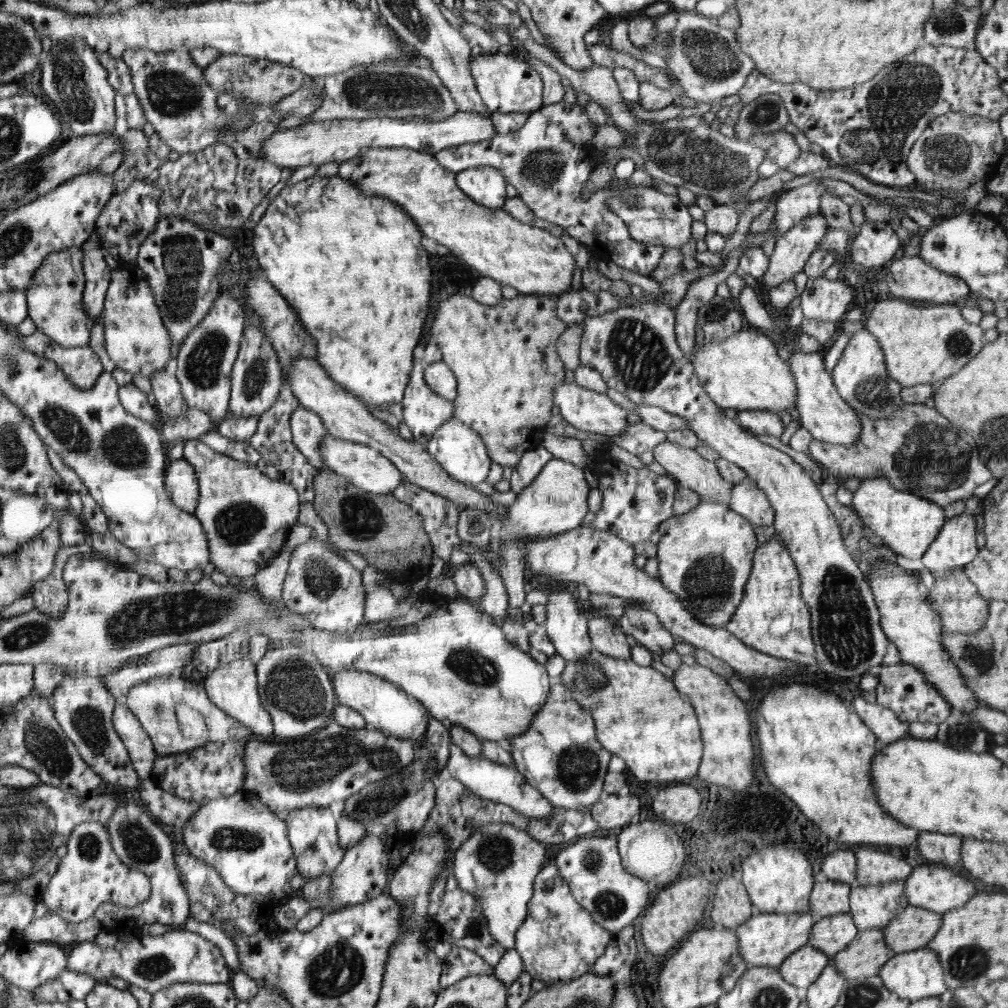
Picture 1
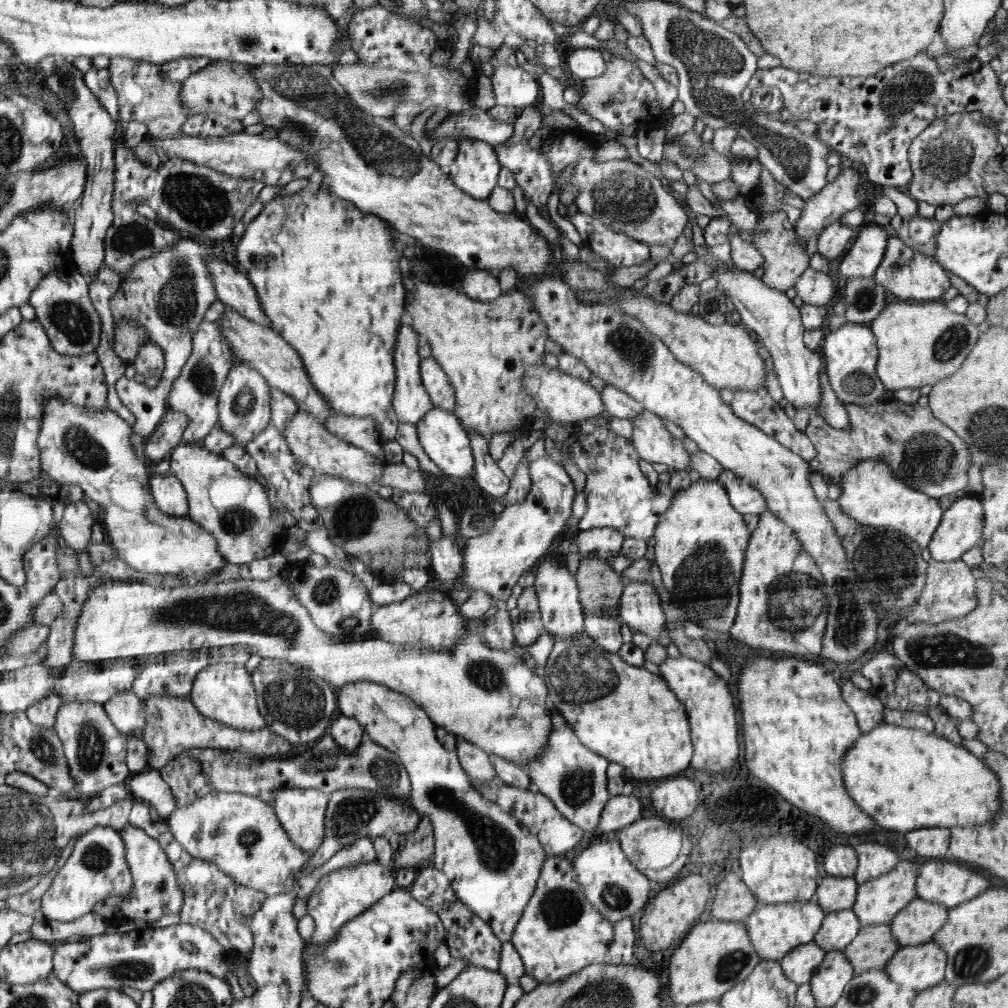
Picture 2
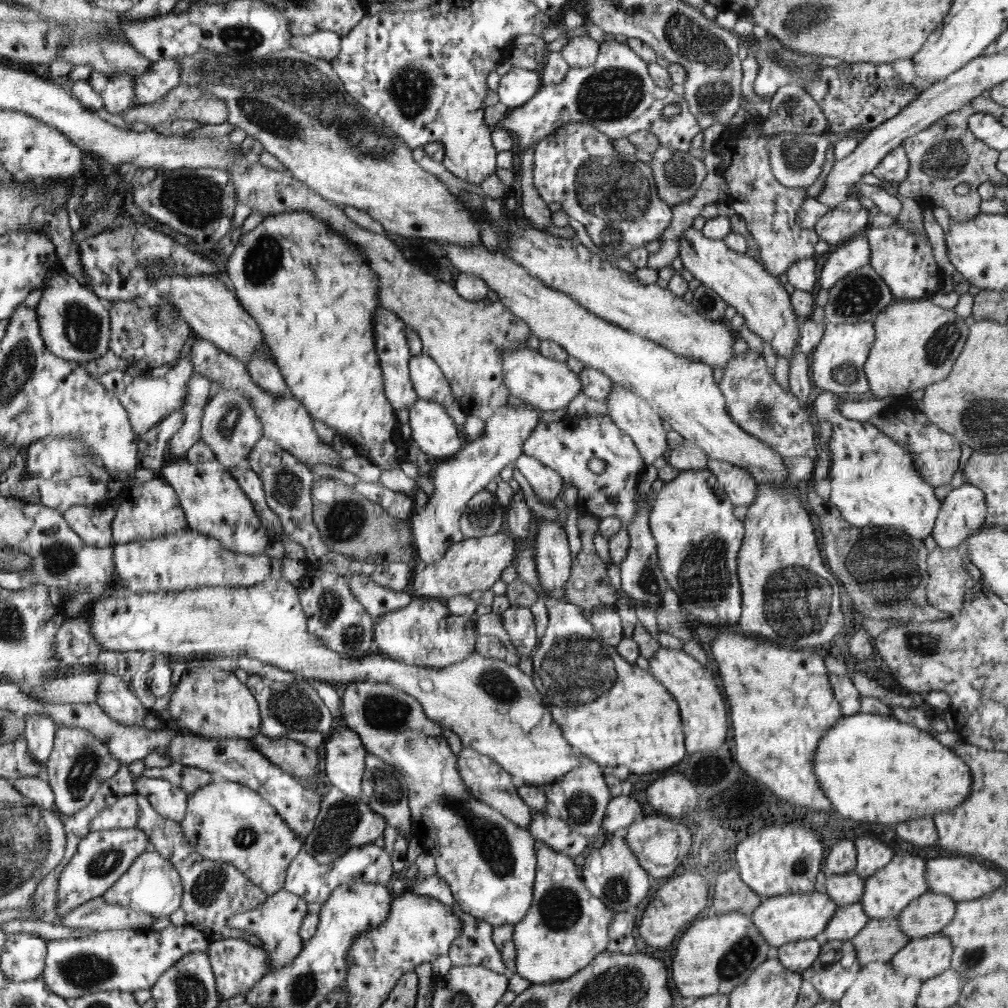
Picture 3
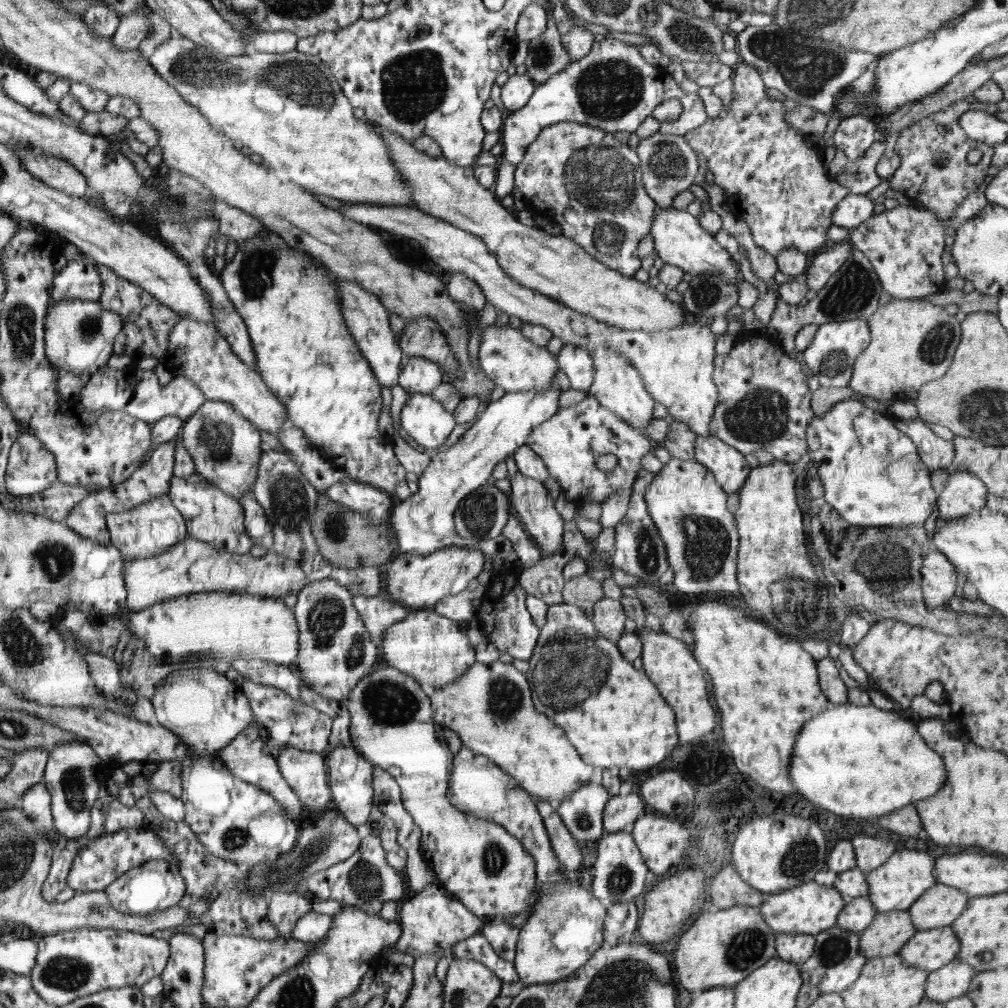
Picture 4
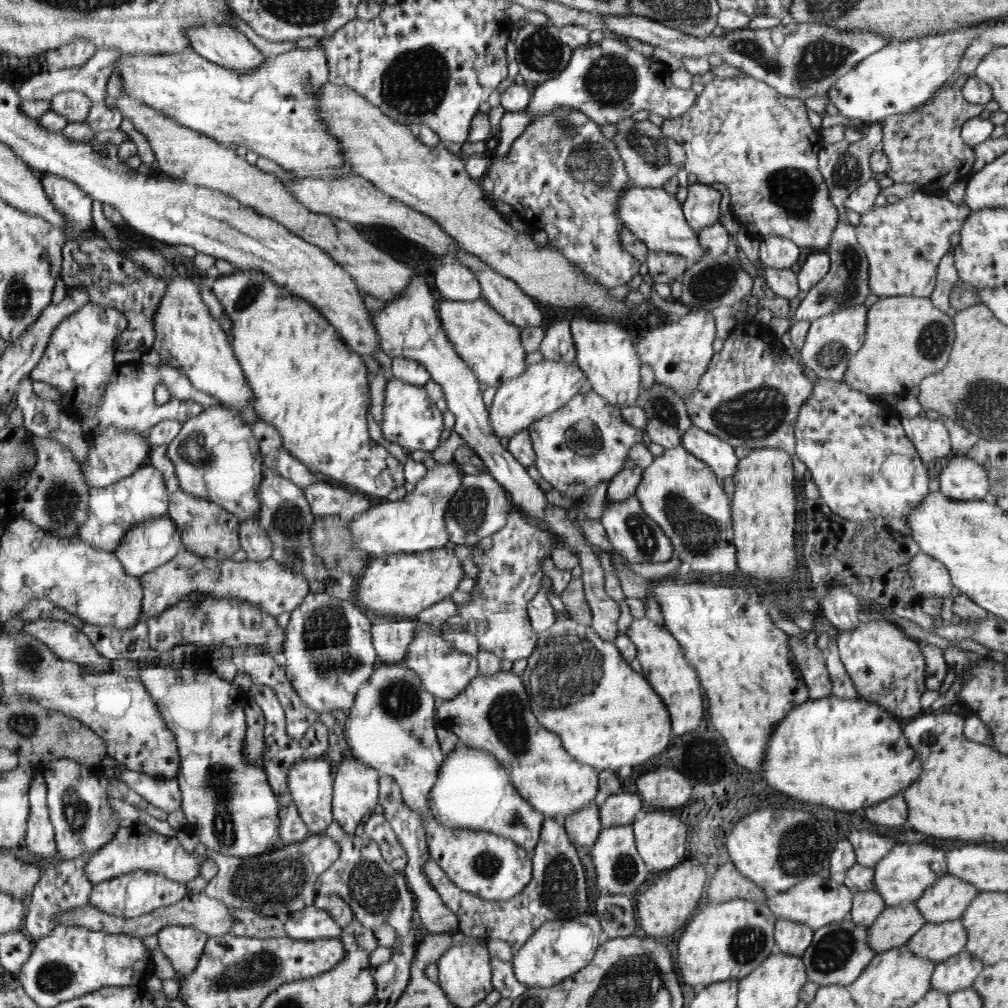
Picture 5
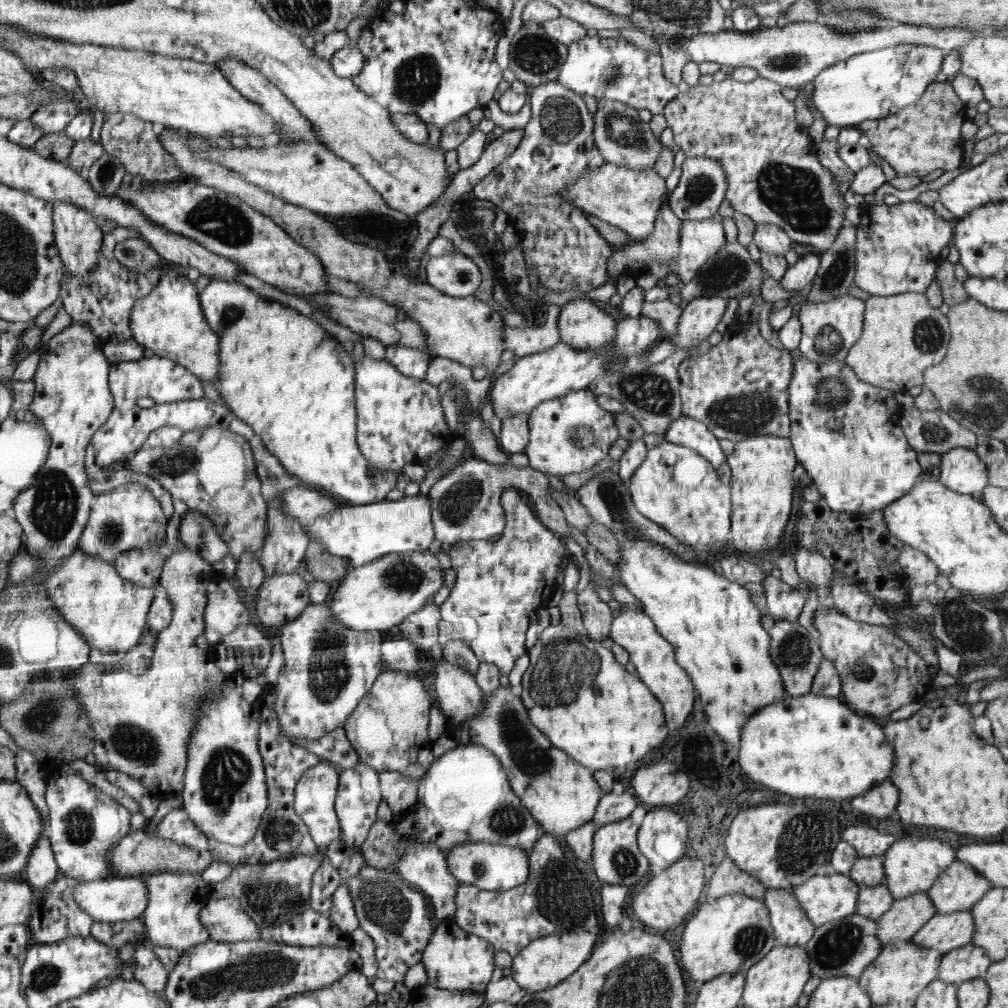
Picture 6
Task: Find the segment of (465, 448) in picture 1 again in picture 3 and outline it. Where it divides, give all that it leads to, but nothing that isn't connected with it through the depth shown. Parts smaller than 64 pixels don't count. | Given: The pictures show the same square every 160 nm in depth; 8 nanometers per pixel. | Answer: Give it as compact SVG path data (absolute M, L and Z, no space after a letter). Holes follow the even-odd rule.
M422 400L409 408L411 439L422 452L439 461L452 459L467 438L460 438L454 420L437 401Z

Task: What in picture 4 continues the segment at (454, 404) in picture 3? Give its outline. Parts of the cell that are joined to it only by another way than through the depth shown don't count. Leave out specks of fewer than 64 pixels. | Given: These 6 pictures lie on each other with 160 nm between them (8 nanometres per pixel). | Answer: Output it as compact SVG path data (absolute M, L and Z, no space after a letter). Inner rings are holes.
M405 356L401 362L399 385L408 393L431 394L443 380L443 372L436 363L422 356Z

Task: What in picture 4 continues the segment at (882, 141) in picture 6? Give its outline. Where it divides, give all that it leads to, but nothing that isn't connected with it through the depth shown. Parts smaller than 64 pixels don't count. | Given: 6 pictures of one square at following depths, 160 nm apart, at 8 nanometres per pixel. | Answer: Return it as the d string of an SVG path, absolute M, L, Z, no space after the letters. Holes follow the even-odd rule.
M957 100L948 108L921 118L906 127L906 130L899 132L894 150L901 161L898 170L888 179L891 192L903 200L926 205L937 214L942 226L950 226L949 218L953 215L953 210L961 205L970 193L976 191L984 180L989 179L987 170L993 155L992 145L966 136L964 129L959 125L959 118L972 109L992 113L995 107L995 103ZM974 148L982 151L982 157L977 164L970 164L966 154Z

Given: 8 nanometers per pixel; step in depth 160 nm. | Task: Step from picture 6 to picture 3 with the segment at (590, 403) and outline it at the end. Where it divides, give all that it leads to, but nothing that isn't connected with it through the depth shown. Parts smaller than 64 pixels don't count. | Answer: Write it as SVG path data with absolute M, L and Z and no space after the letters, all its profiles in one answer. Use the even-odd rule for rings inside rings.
M570 415L561 421L540 421L530 433L523 446L523 453L537 458L542 464L553 468L562 477L566 486L578 489L578 498L582 502L584 510L590 515L596 515L601 519L607 516L617 516L626 527L631 523L633 516L640 510L640 496L637 489L638 481L646 467L641 452L634 441L617 424L613 423L608 415ZM592 458L600 458L607 463L606 469L600 474L592 473L588 469L588 462Z

